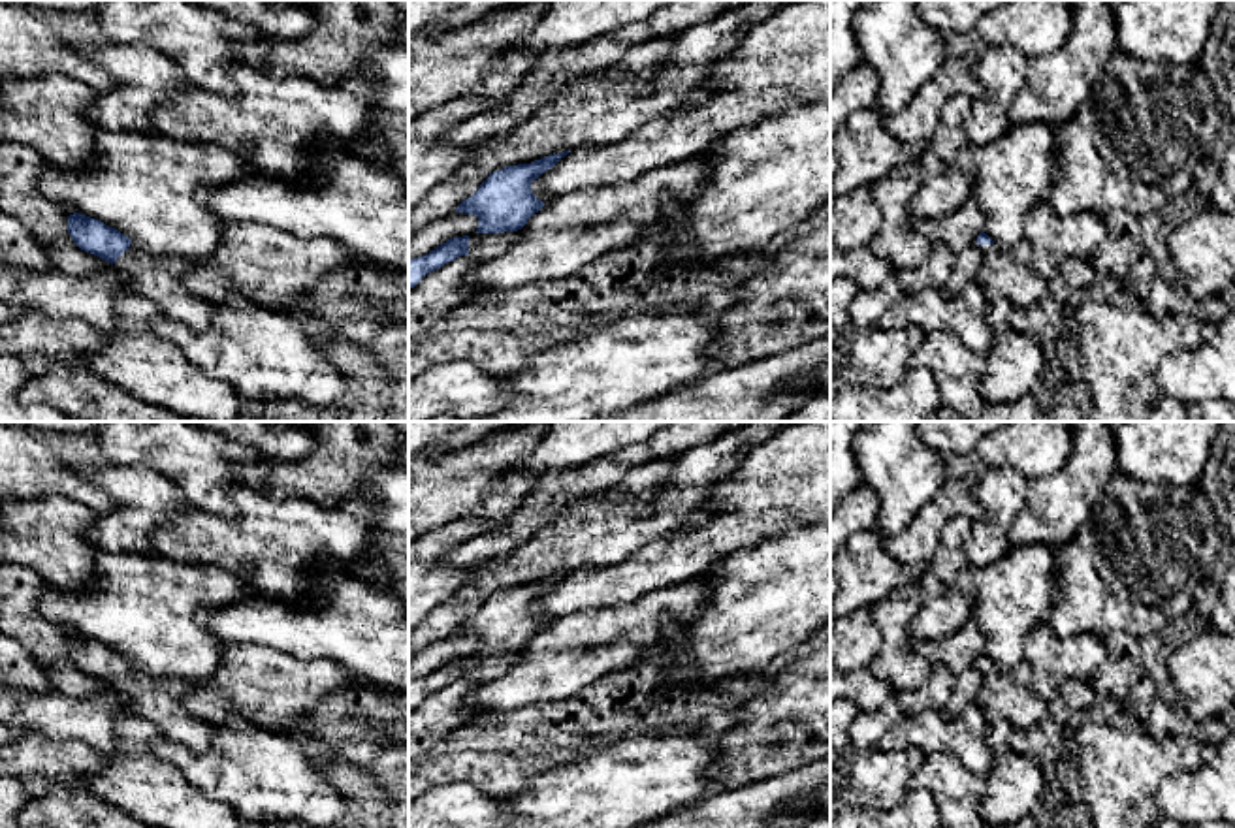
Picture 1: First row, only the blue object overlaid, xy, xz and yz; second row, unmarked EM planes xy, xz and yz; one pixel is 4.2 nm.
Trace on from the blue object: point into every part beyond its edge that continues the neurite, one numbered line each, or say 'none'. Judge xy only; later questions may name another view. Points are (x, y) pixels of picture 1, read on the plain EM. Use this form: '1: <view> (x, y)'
1: xy (157, 700)

